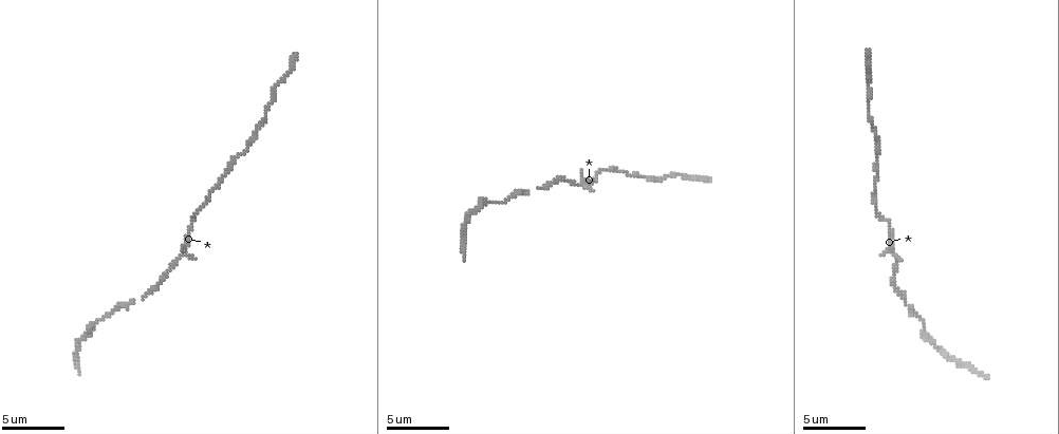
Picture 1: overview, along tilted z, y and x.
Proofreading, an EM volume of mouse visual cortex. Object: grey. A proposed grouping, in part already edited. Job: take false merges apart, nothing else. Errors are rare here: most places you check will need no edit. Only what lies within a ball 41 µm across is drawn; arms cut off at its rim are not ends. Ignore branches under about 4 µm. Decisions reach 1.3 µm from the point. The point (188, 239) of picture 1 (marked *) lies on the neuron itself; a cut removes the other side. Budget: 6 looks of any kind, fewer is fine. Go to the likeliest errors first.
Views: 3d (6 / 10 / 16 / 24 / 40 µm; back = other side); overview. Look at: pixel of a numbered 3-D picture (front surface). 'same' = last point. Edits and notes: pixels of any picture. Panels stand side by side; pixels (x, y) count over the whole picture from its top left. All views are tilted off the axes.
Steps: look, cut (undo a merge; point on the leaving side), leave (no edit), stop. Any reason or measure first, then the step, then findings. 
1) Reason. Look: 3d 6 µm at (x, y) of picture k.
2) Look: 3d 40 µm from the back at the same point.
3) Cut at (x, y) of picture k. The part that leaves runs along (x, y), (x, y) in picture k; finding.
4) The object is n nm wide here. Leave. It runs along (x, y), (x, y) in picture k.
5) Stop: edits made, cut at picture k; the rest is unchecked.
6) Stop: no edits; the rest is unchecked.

Look: 3d 16 µm at (235, 156) of picture 1.

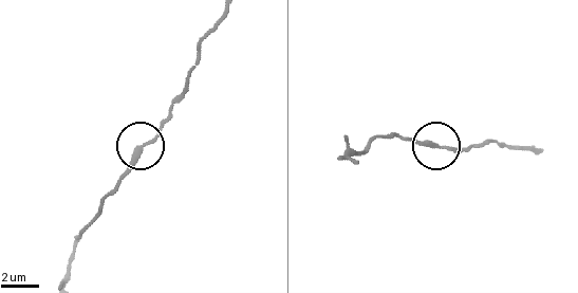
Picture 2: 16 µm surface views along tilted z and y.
Leave. It runs along (356, 150), (361, 152), (384, 135), (469, 148) in picture 2; all the same neuron.

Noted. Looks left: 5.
A narrow waist. Look: 3d 6 µm at (869, 107) of picture 1.

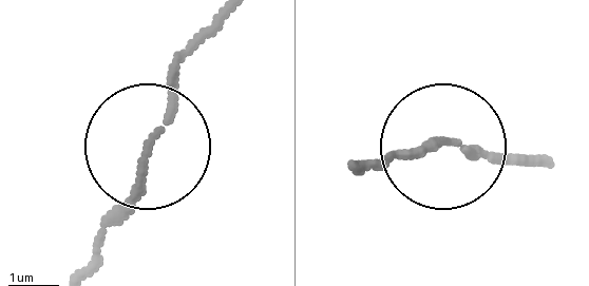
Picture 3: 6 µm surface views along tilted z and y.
Look: 3d 6 µm from the back at (445, 145) of picture 3.

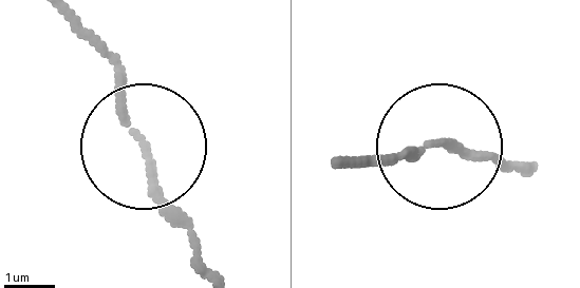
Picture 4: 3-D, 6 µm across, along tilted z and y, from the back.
Leave. It runs along (528, 160), (449, 144), (380, 154) in picture 4; continuous, no second neuron.

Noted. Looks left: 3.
Narrows sharply. Look: 3d 10 µm at (603, 170) of picture 1.

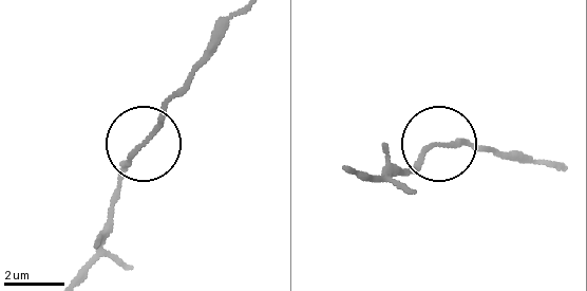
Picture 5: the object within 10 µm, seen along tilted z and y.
Closer look. Look: 3d 6 µm at (437, 145) of picture 5.

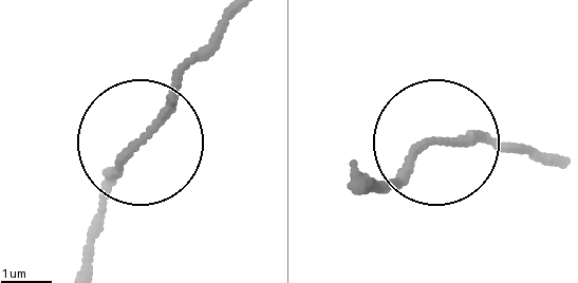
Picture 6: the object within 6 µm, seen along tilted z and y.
Leave. It runs along (377, 178), (399, 181), (441, 138), (527, 145) in picture 6; one neuron here.

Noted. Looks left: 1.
Stop: no edits; the rest is unchecked.

